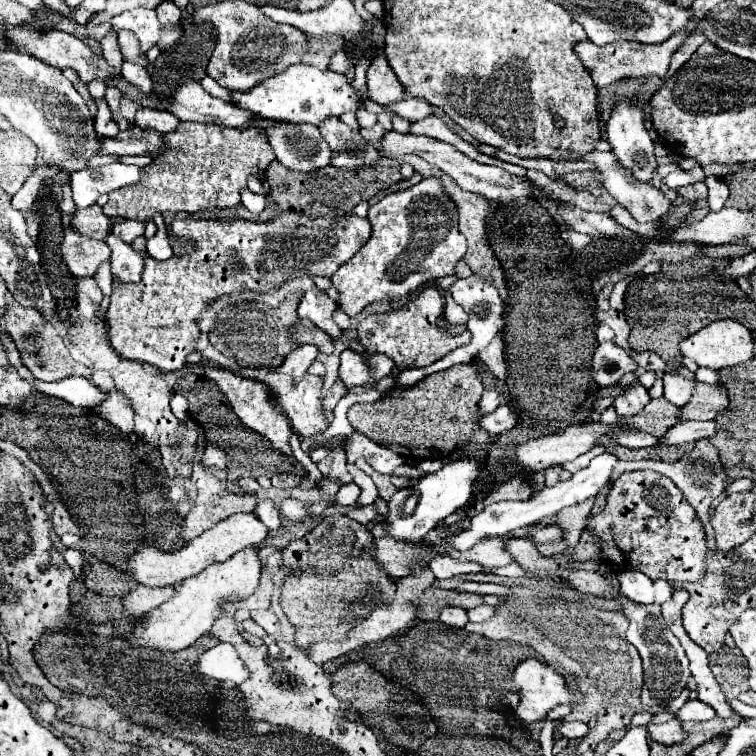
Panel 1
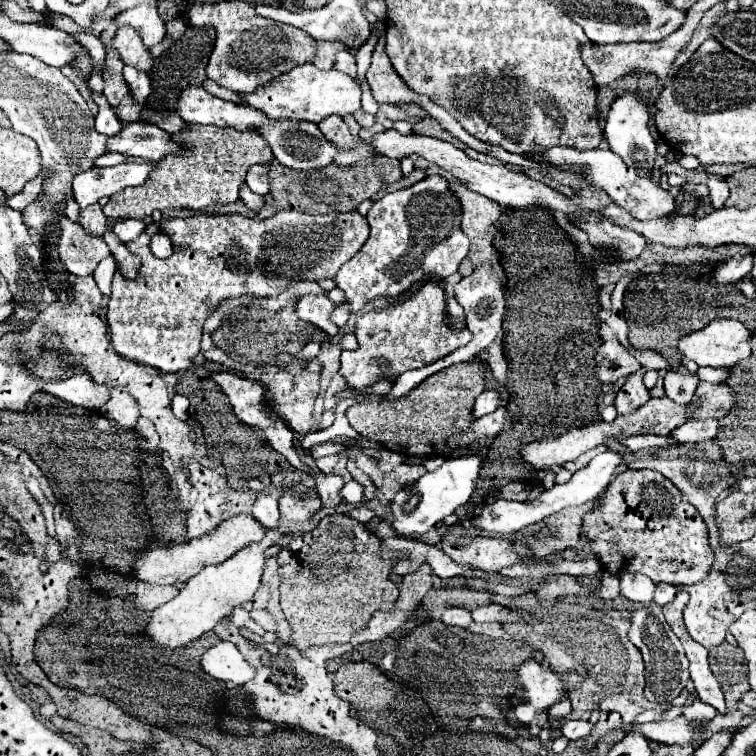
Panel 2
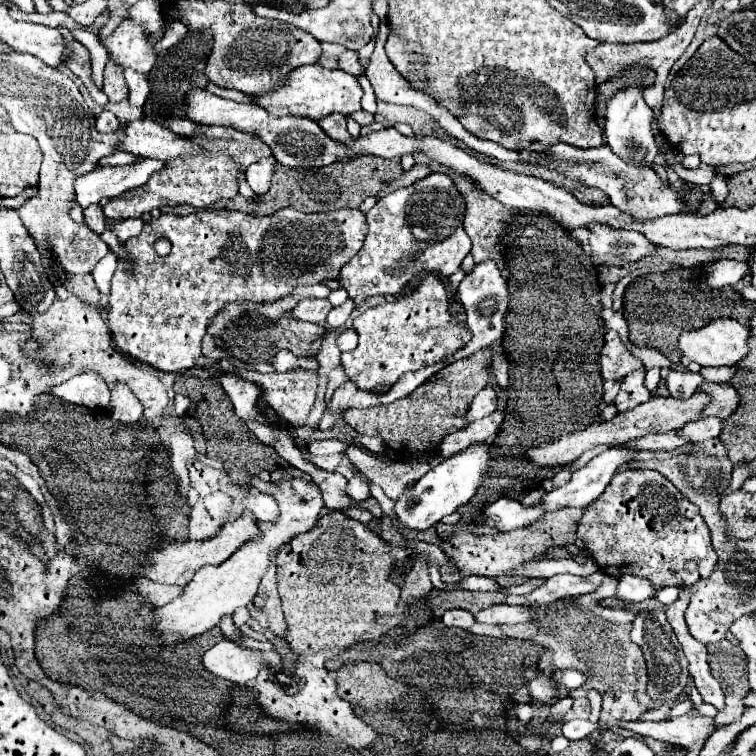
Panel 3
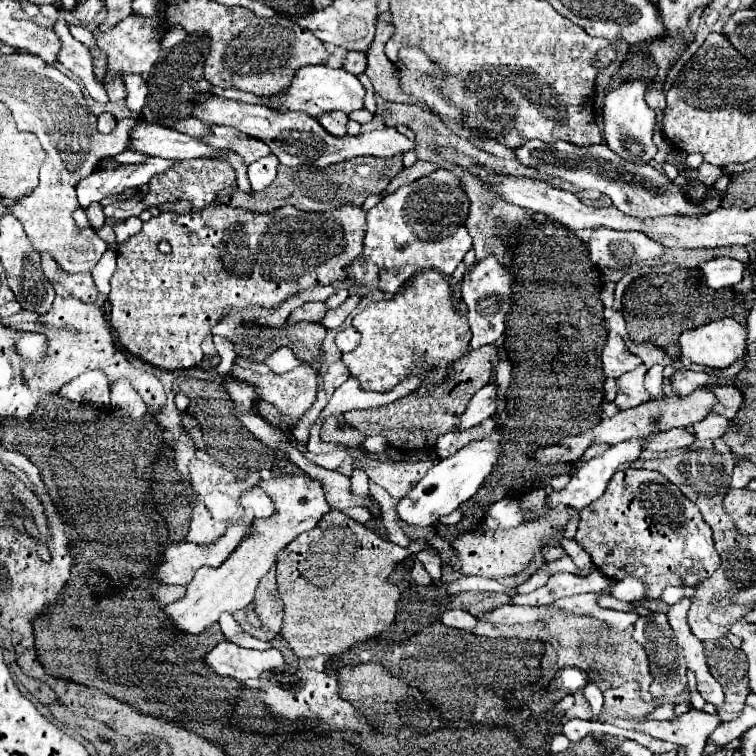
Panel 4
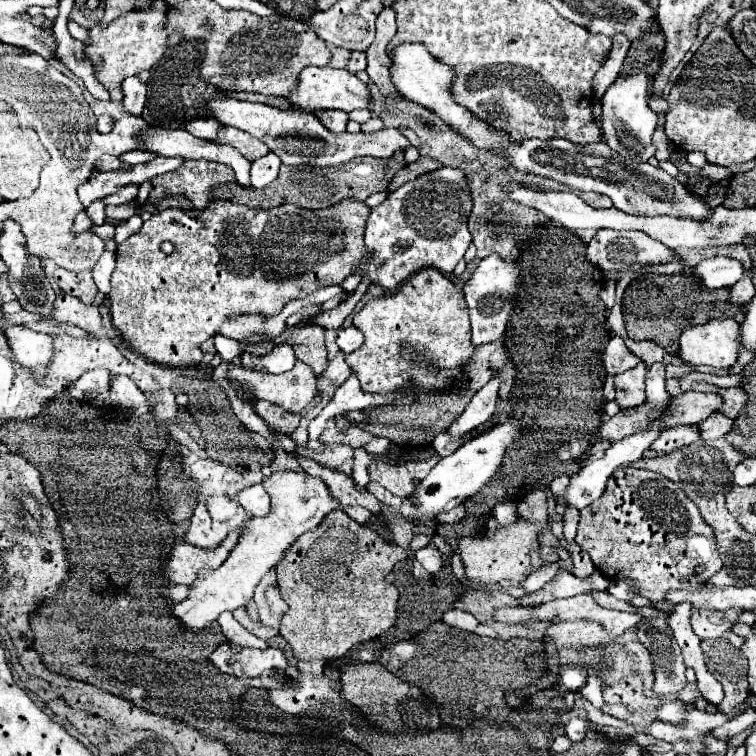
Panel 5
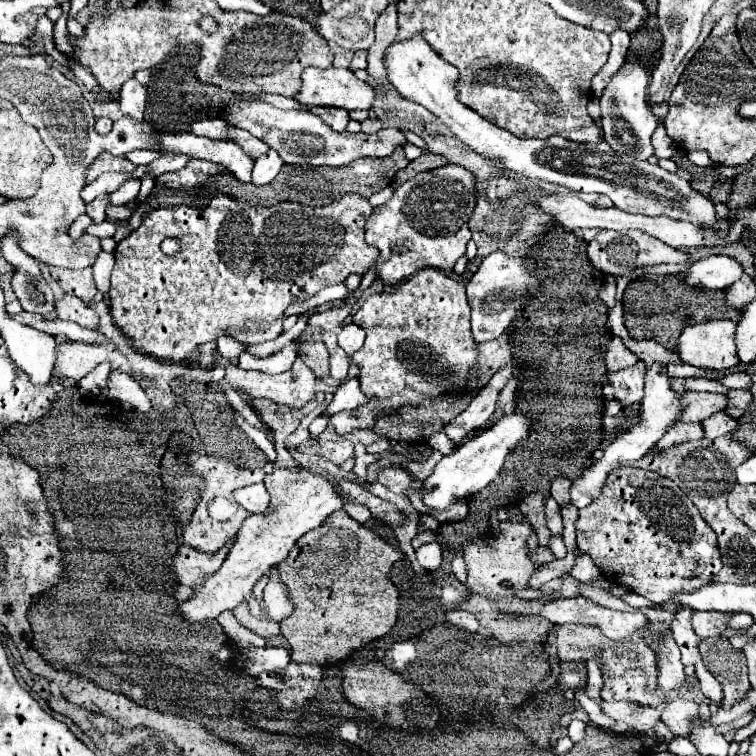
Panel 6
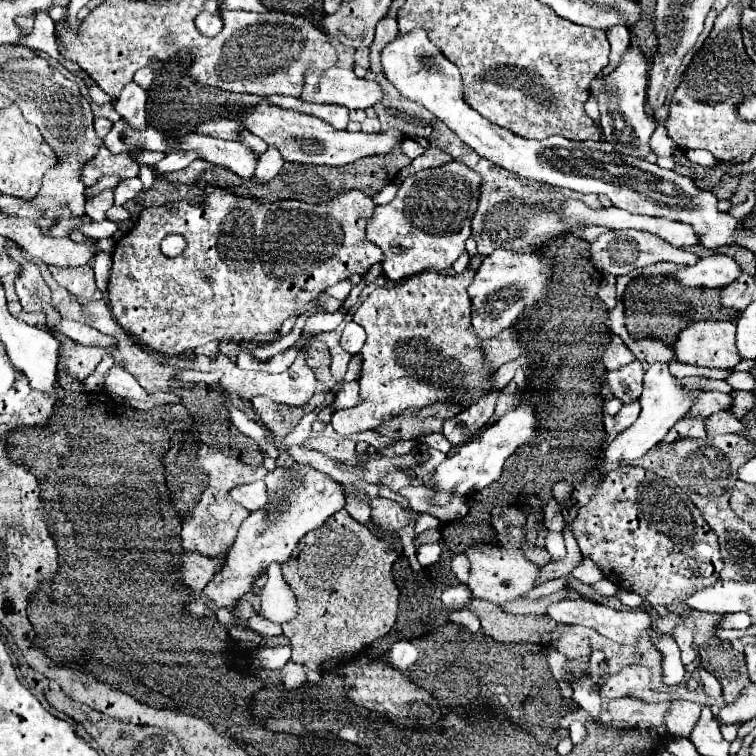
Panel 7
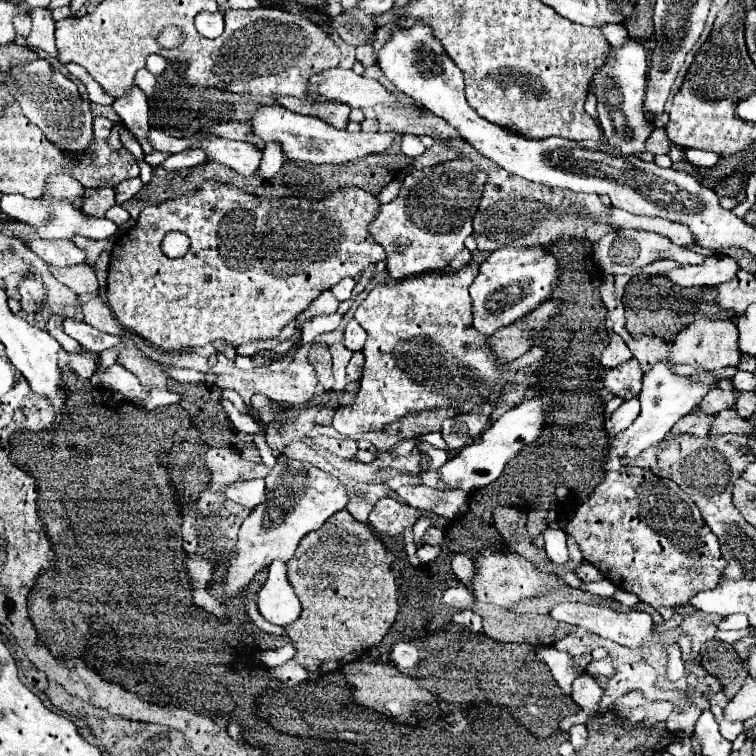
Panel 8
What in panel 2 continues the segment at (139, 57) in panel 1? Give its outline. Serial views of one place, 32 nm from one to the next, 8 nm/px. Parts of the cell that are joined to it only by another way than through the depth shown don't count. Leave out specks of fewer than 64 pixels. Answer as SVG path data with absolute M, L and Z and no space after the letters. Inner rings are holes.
M120 26L110 44L126 66L132 66L132 52L150 52L148 48L144 48L142 36L132 26Z

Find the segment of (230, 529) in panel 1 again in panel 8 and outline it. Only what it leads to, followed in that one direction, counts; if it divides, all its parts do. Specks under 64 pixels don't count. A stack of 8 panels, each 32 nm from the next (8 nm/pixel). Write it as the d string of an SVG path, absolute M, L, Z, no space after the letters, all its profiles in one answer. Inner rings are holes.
M188 556L188 560L184 560L184 562L186 562L188 576L190 576L194 588L196 588L196 590L206 588L206 584L208 584L210 578L212 578L212 568L214 568L212 562L208 562L208 560L204 560L204 558L198 558L198 556Z

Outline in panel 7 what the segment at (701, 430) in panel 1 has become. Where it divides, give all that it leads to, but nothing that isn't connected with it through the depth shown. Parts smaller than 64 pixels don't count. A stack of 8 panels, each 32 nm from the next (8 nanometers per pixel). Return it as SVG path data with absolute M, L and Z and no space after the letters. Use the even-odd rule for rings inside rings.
M726 410L726 412L718 412L708 420L708 436L718 436L718 434L726 434L726 432L742 432L744 424L742 420L738 420L734 416L734 412Z

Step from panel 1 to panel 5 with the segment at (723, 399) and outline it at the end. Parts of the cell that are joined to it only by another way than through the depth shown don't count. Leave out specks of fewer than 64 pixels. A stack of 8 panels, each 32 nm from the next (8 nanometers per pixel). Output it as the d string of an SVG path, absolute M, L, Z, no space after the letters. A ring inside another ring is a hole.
M726 388L726 390L722 390L722 396L724 396L724 404L720 406L720 412L724 416L736 420L740 410L748 404L748 394L742 388Z

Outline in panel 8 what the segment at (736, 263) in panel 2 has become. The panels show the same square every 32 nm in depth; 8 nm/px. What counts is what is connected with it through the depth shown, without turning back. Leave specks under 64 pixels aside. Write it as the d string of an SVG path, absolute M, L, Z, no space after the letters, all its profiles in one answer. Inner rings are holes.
M714 254L700 266L678 266L674 270L668 270L666 278L680 286L716 286L734 278L736 272L738 266L730 256Z

